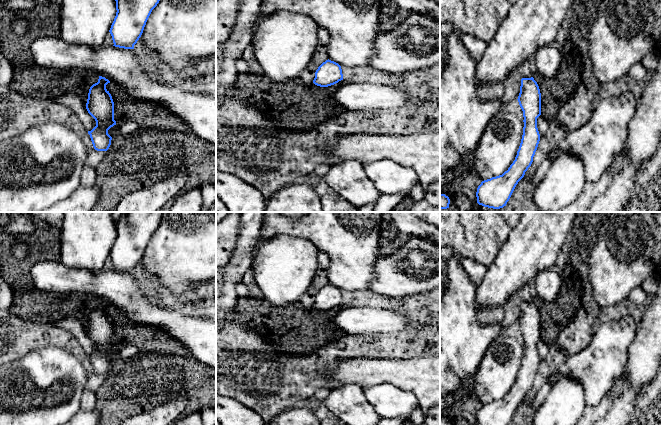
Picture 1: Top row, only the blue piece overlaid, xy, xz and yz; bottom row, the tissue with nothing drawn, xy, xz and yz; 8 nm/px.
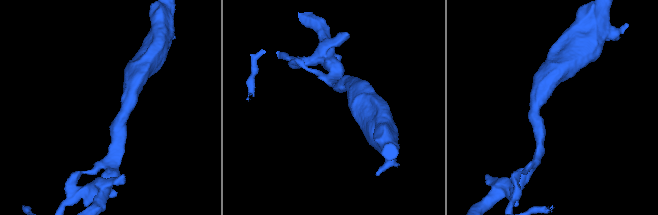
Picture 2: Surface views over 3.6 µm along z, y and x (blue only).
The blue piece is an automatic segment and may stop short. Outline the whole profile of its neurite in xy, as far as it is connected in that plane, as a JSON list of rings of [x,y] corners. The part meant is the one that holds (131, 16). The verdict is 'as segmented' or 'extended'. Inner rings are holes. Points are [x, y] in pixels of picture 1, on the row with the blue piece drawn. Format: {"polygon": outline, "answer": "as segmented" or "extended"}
{"polygon": [[[115,0],[116,16],[109,30],[115,47],[134,49],[160,0]]], "answer": "as segmented"}

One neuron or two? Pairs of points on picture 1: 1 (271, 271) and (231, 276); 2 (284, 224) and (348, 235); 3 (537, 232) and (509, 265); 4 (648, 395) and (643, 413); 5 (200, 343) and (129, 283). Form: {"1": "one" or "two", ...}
{"1": "two", "2": "one", "3": "one", "4": "one", "5": "one"}

